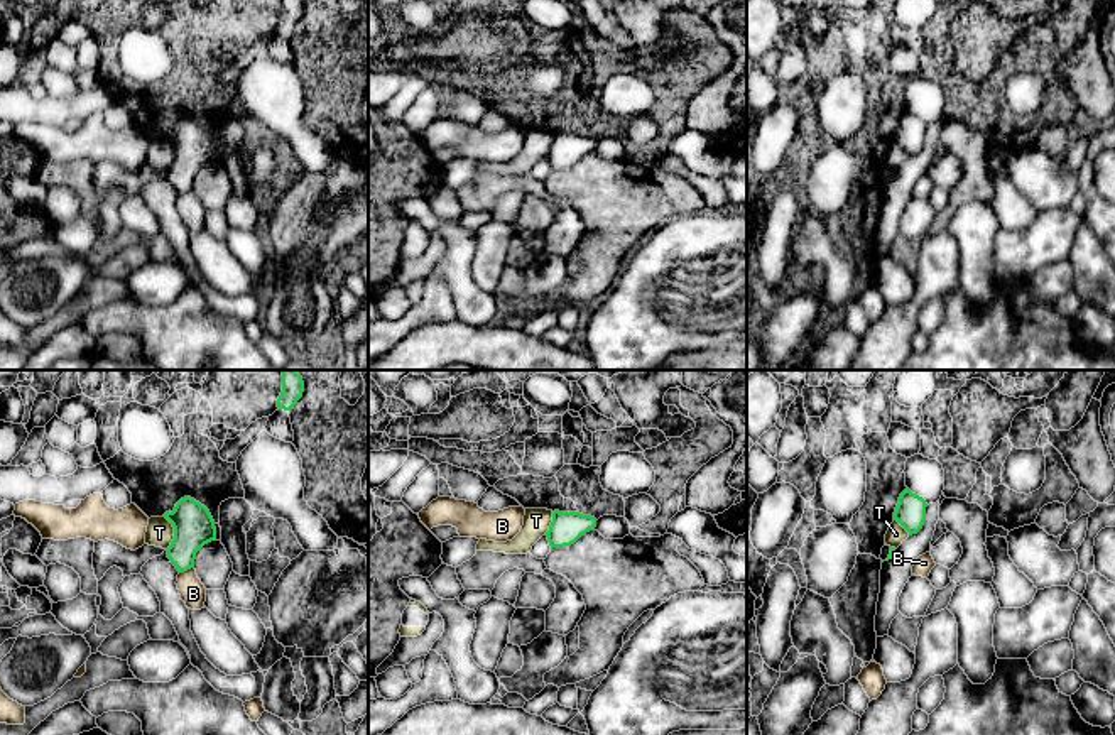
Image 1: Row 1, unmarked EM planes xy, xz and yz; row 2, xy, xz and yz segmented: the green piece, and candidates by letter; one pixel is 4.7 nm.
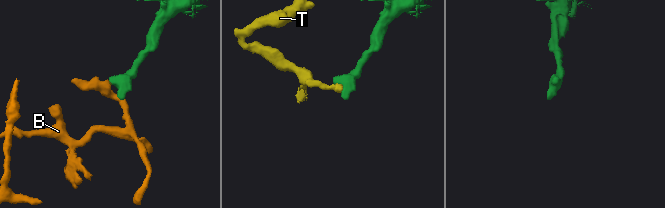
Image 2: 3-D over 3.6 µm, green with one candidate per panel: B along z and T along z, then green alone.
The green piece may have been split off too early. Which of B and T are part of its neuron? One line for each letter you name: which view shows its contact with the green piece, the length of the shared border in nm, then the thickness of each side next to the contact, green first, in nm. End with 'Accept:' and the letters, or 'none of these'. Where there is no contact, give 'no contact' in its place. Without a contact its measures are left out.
Accept: none of these

